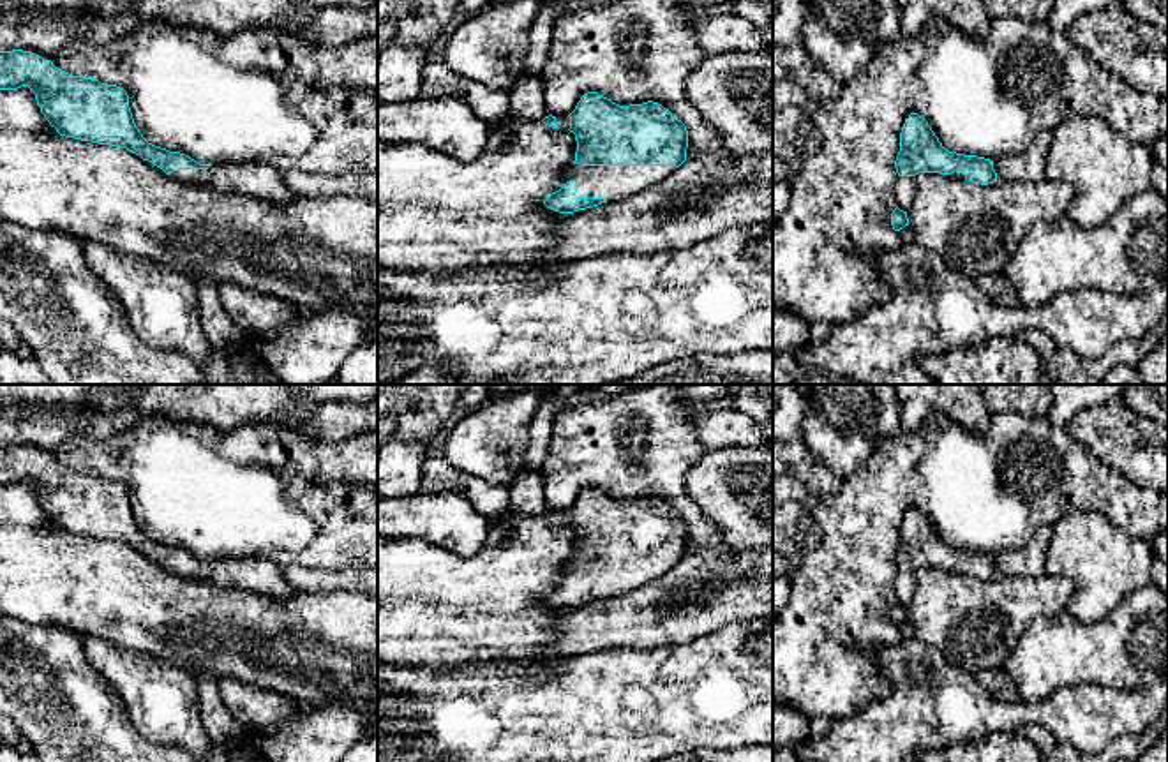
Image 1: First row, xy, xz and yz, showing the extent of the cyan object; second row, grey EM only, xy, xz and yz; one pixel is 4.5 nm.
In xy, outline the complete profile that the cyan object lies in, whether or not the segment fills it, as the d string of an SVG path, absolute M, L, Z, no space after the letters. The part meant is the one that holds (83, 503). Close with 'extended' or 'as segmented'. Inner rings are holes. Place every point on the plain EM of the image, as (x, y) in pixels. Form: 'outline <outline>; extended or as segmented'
outline M0 446L0 485L21 482L35 489L41 508L60 531L127 543L180 577L236 586L273 598L293 593L282 579L282 568L272 561L199 559L185 549L148 538L134 519L124 483L72 471L32 446Z; extended

